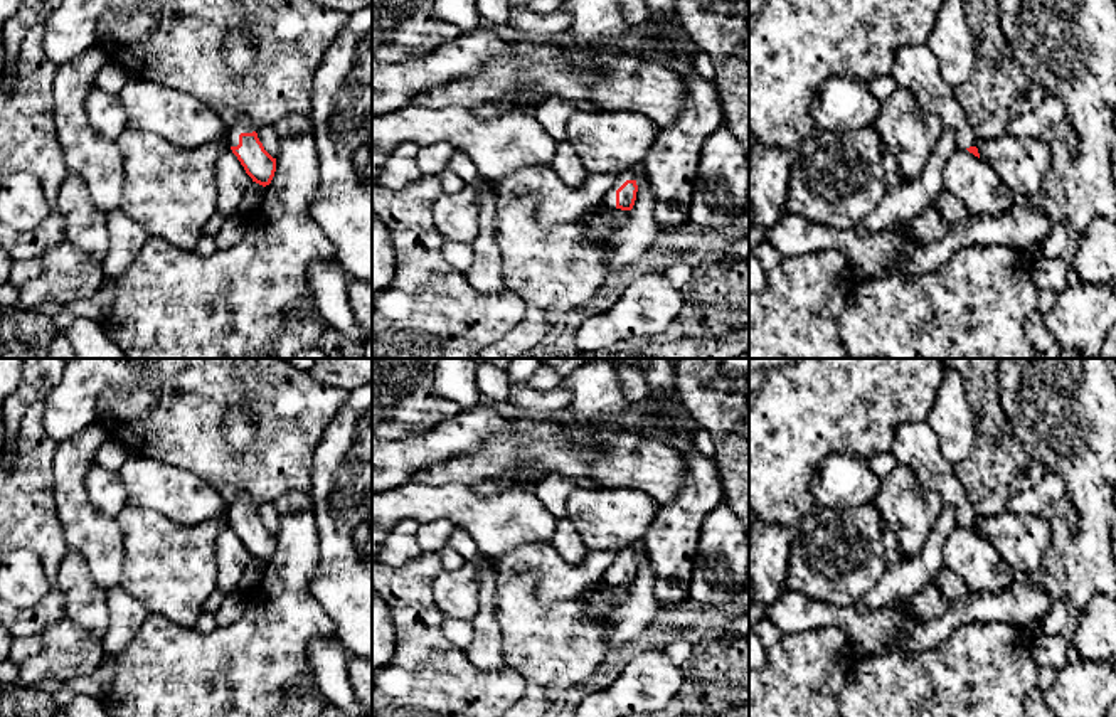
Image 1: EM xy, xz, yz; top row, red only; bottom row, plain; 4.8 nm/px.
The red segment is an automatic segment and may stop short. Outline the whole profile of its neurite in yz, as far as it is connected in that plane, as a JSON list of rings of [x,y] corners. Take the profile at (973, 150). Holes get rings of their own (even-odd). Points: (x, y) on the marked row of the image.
[[[926,44],[901,47],[895,52],[890,77],[897,88],[914,96],[922,111],[938,116],[943,130],[954,131],[956,146],[980,158],[975,146],[978,136],[954,98],[954,88],[943,79],[938,59]]]

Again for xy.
[[[244,118],[227,130],[226,141],[252,182],[263,187],[271,183],[276,158],[264,150],[256,130]]]

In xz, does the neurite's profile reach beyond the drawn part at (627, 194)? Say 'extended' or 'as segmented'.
extended

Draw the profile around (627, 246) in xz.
[[[643,163],[631,167],[636,175],[636,200],[631,209],[631,217],[603,247],[604,268],[609,274],[618,274],[624,268],[636,266],[641,256],[651,249],[660,227],[655,220],[655,200],[643,170]]]

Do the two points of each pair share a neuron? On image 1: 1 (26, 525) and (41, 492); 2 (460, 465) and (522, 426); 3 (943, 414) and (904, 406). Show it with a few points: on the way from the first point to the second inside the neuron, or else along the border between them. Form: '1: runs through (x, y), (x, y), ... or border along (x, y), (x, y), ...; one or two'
1: runs through (26, 517), (26, 507), (32, 500); one
2: runs through (475, 465), (485, 465), (509, 441); one
3: border along (945, 376), (936, 401), (924, 419); two

